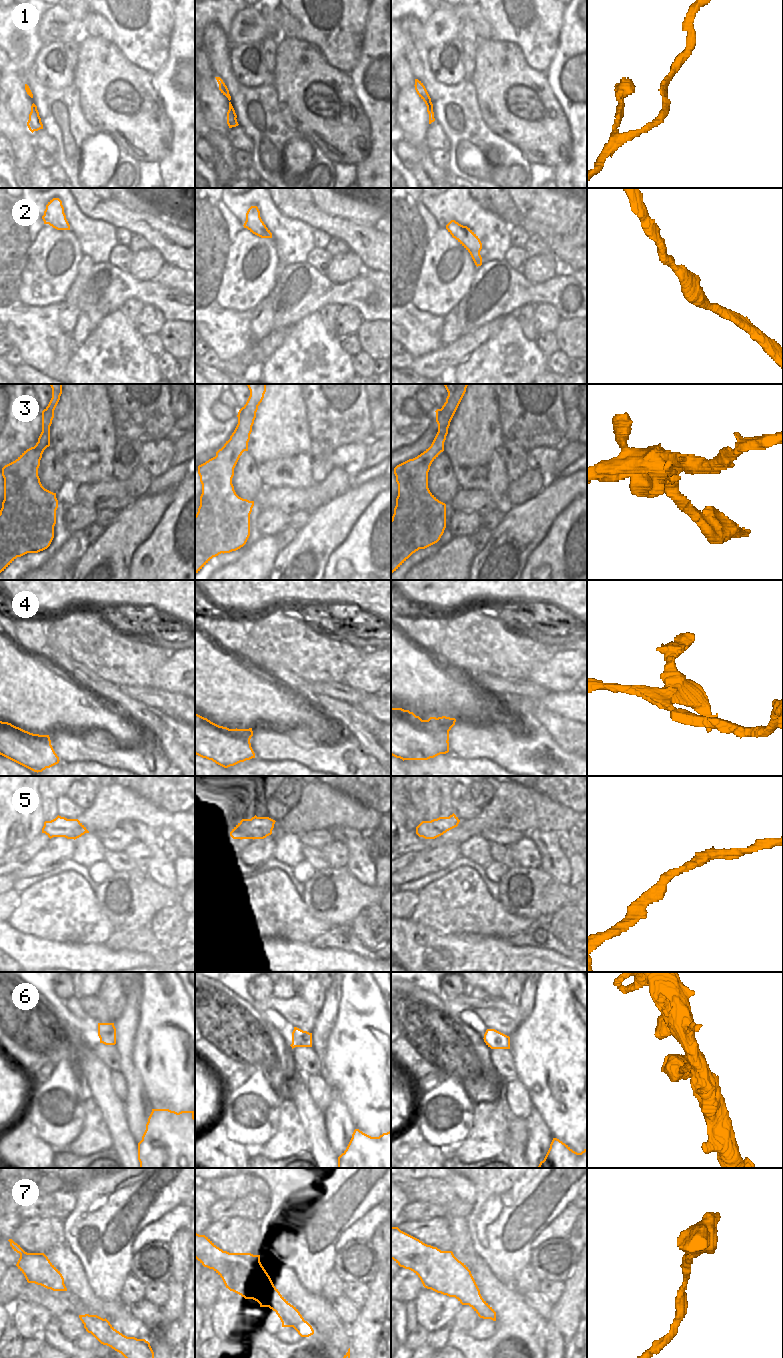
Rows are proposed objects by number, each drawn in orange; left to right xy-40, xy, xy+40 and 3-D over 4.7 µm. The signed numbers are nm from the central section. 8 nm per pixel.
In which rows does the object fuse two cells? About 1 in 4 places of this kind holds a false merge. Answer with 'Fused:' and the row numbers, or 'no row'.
Fused: 3, 4

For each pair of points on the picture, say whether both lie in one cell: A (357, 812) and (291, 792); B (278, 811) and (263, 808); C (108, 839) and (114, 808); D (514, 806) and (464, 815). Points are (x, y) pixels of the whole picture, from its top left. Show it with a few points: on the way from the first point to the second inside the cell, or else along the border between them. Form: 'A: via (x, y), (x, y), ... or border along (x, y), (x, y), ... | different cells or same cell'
A: border along (302, 786), (298, 801), (290, 809) | different cells
B: via (274, 811), (267, 809) | same cell
C: border along (117, 826), (106, 832), (96, 833) | different cells
D: border along (482, 807), (476, 816), (460, 821) | different cells

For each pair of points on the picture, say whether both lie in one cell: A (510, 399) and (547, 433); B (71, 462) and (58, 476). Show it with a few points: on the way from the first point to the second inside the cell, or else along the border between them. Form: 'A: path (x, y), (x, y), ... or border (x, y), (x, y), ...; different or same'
A: path (519, 410), (521, 417), (532, 418), (536, 422); same
B: border (53, 448), (66, 478); different

